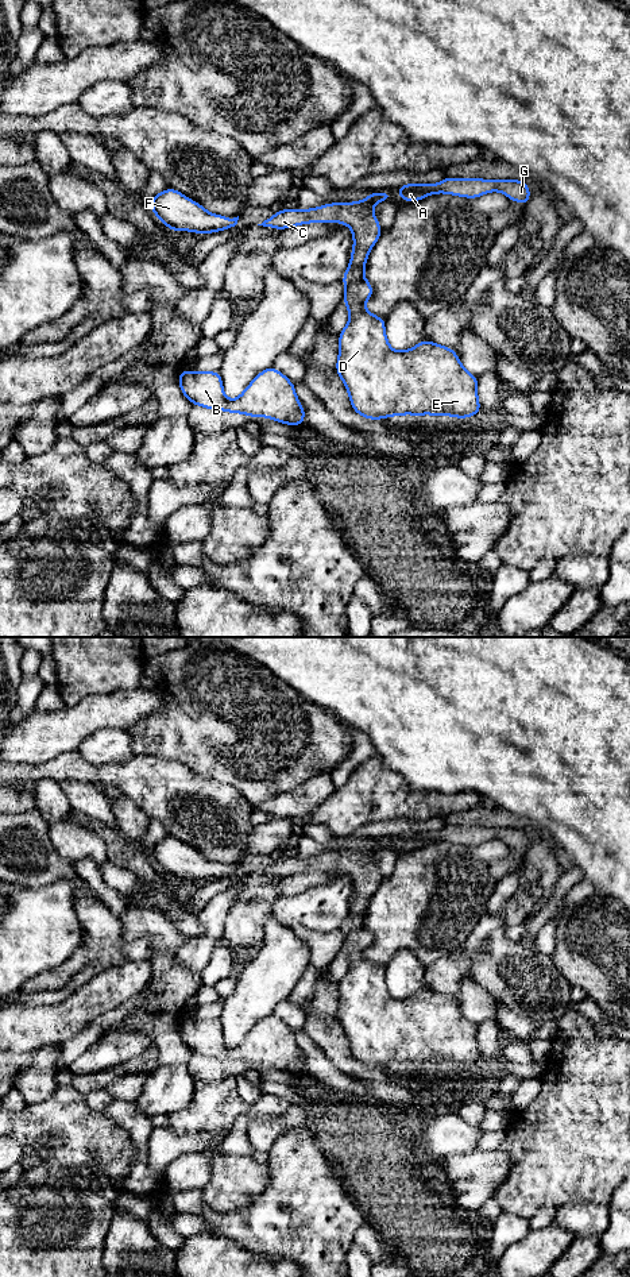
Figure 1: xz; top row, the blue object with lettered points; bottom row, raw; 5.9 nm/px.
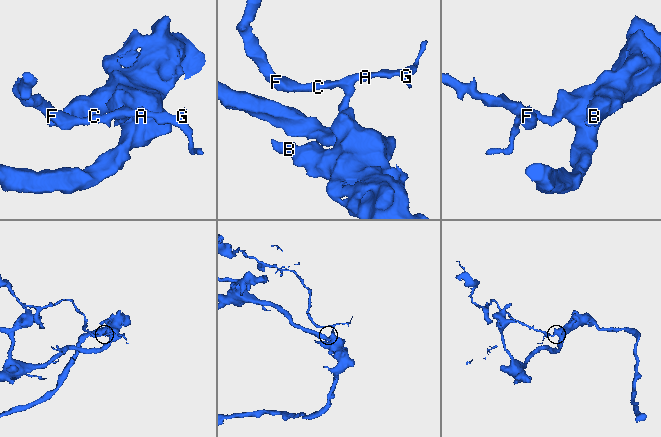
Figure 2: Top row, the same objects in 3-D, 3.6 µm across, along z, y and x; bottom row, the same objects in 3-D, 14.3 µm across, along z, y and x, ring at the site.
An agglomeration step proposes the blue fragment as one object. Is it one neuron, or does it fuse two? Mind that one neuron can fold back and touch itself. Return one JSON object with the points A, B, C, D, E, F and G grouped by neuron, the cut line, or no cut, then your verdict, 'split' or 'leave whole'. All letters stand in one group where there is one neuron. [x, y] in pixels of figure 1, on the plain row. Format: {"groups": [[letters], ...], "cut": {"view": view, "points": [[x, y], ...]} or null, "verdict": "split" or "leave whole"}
{"groups": [["A", "C", "F", "G"], ["B", "D", "E"]], "cut": {"view": "xz", "points": [[363, 926], [344, 941]]}, "verdict": "split"}

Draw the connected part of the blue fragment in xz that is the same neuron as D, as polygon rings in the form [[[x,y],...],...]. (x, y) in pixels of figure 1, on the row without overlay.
[[[363,927],[343,944],[349,969],[339,981],[336,1021],[349,1042],[351,1056],[368,1068],[393,1064],[452,1064],[467,1066],[482,1060],[478,1046],[478,1025],[468,1021],[455,998],[428,987],[406,999],[394,999],[387,988],[386,968],[364,957],[374,934]]]

